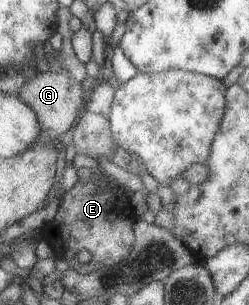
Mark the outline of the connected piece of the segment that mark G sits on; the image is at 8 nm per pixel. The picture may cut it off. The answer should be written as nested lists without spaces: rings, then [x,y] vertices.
[[[49,70],[47,73],[36,73],[17,90],[17,97],[26,106],[32,109],[36,115],[37,123],[42,131],[59,135],[66,131],[74,118],[78,116],[78,110],[82,108],[82,88],[80,83],[64,72]]]

